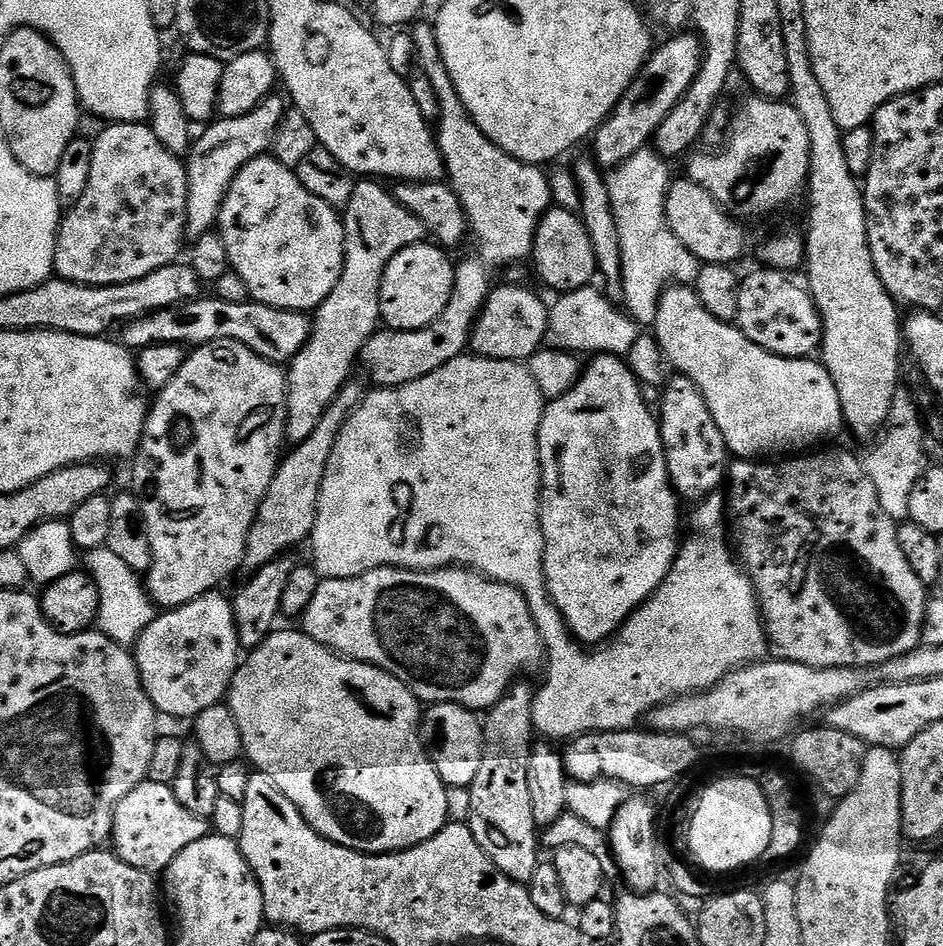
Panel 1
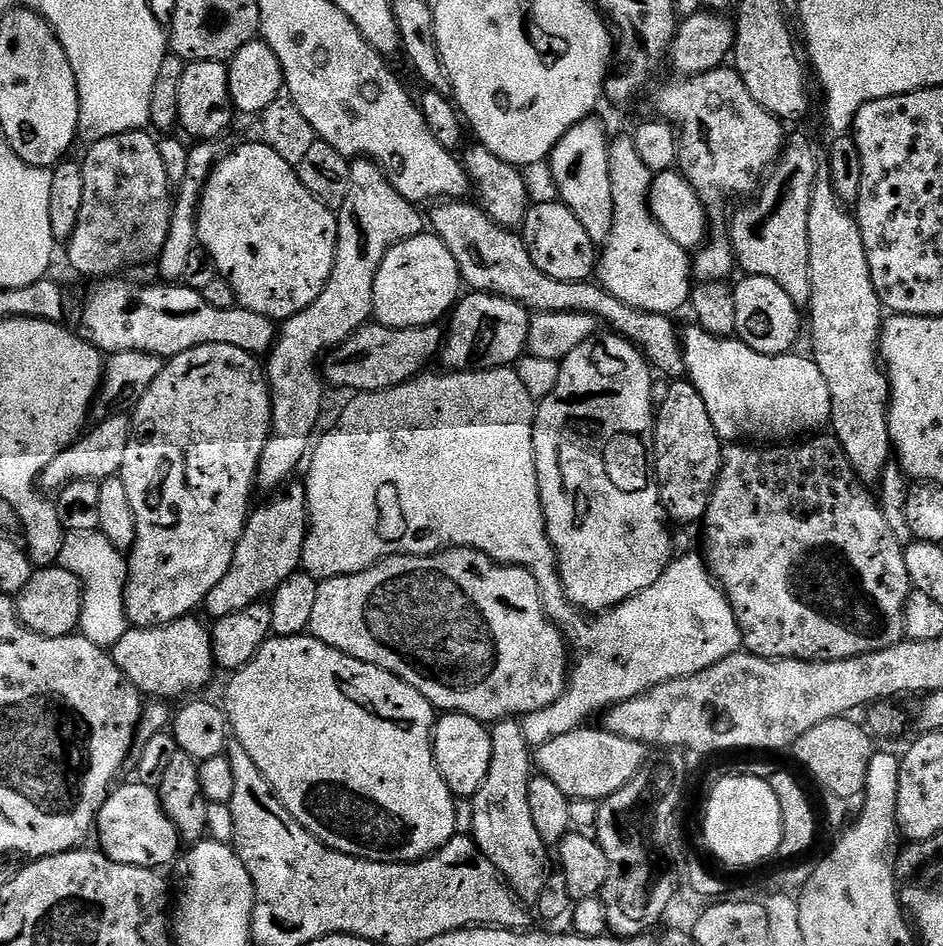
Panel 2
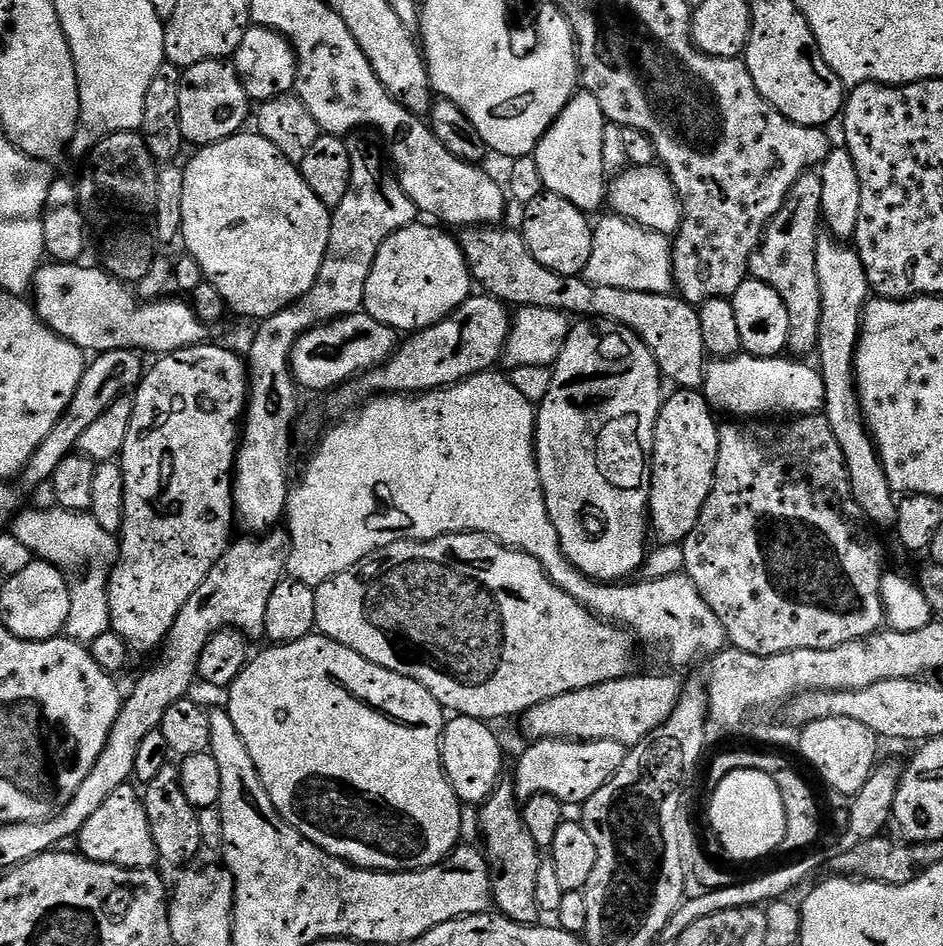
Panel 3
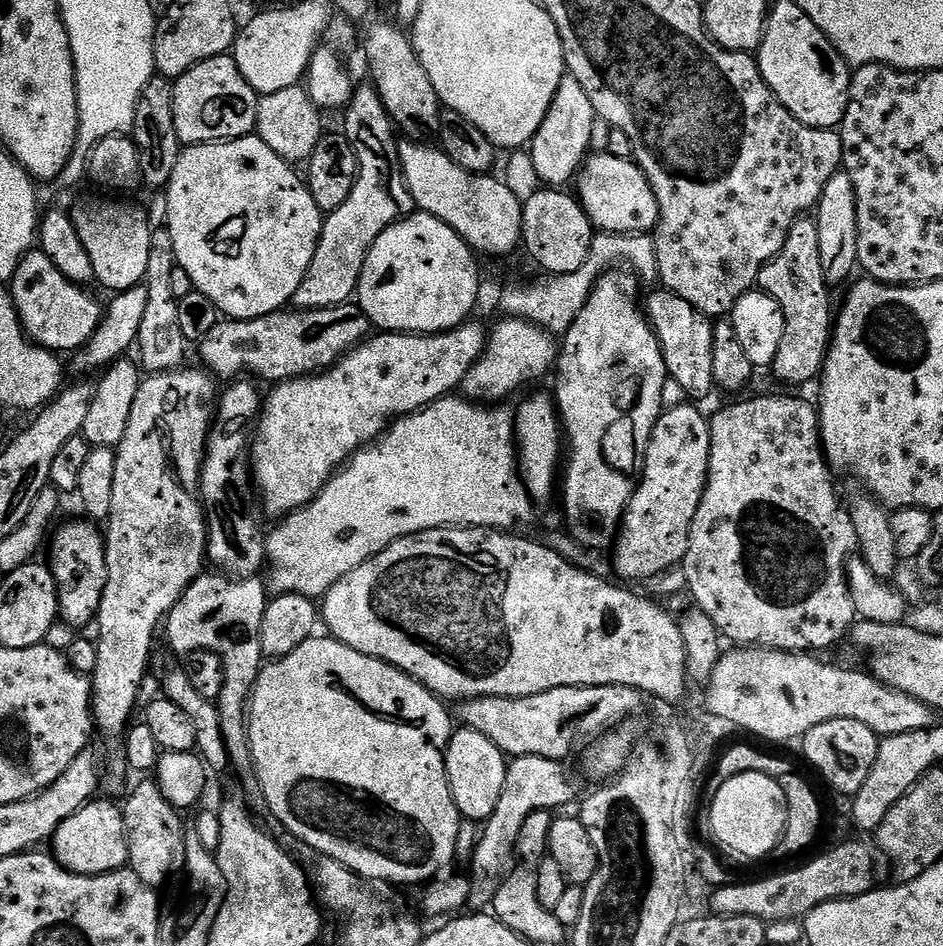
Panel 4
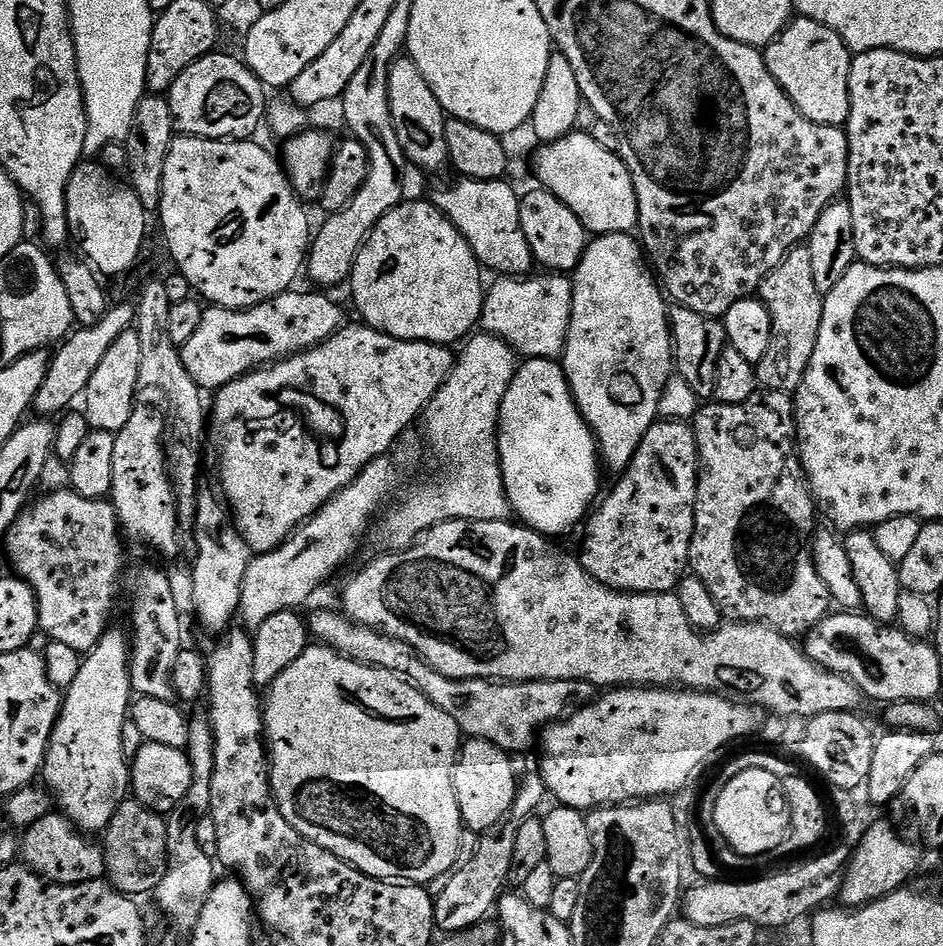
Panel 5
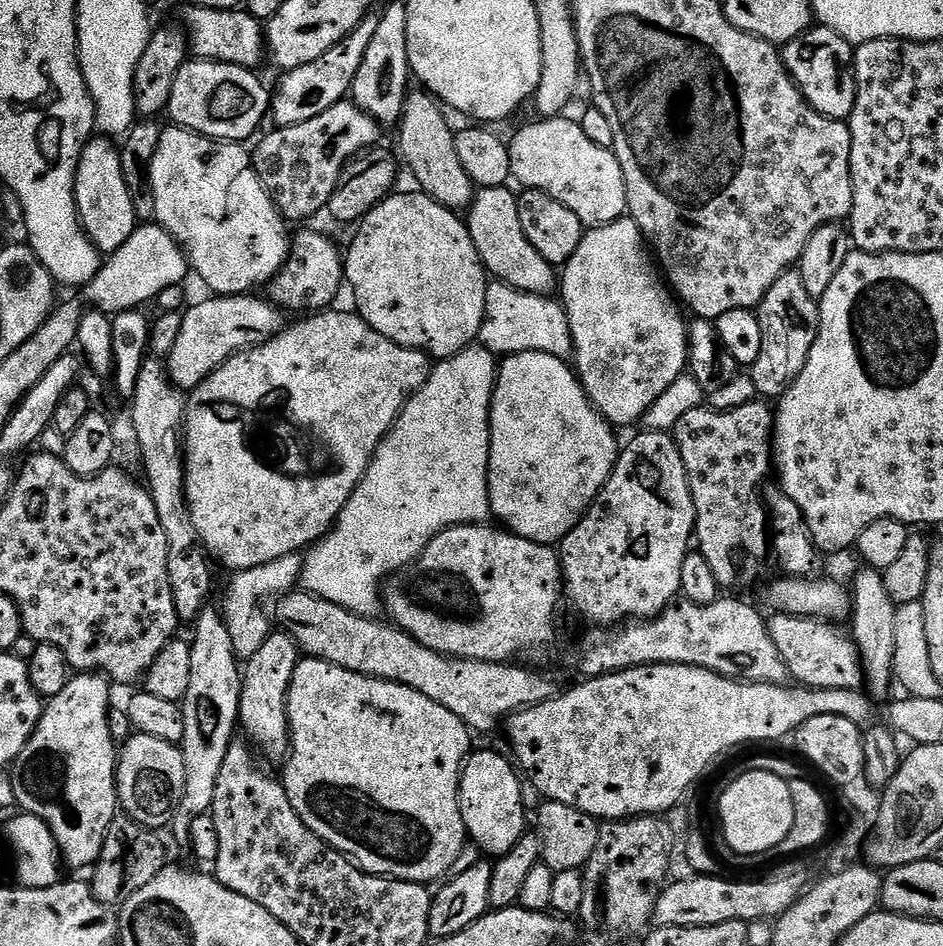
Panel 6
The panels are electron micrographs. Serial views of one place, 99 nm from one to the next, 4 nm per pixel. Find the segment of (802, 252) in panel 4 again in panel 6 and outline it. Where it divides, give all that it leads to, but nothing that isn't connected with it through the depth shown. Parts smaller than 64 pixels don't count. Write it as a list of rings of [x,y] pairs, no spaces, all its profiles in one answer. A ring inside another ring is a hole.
[[[789,270],[780,275],[774,286],[770,286],[758,315],[761,324],[766,326],[766,339],[758,362],[751,365],[750,375],[761,397],[779,398],[792,387],[810,358],[820,332],[820,306],[817,297],[806,290],[806,282],[802,282],[799,271]]]

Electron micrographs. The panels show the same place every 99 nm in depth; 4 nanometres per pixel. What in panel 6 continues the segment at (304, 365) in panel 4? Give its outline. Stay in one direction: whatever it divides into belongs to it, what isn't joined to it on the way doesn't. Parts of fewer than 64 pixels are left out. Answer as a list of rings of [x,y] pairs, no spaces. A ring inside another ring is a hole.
[[[260,294],[213,295],[208,298],[212,300],[204,300],[183,313],[184,321],[178,333],[178,342],[174,342],[174,350],[166,357],[167,375],[177,388],[191,390],[198,387],[211,372],[221,368],[237,352],[256,348],[284,331],[285,313],[263,295],[256,295]]]

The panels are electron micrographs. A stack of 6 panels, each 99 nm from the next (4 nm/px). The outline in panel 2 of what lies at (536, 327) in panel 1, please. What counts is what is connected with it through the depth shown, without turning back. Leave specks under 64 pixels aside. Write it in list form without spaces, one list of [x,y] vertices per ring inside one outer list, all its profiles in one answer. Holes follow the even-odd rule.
[[[469,291],[452,309],[447,321],[442,345],[443,367],[453,372],[507,369],[528,352],[531,329],[532,316],[518,302],[490,293]]]

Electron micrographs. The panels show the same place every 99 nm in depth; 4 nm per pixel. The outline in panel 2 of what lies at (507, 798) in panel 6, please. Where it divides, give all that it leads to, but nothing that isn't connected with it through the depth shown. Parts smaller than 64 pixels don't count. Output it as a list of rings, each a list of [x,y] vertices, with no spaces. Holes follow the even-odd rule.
[[[446,712],[437,719],[432,734],[432,753],[446,786],[457,798],[471,798],[486,782],[492,757],[492,733],[489,725],[461,712]]]

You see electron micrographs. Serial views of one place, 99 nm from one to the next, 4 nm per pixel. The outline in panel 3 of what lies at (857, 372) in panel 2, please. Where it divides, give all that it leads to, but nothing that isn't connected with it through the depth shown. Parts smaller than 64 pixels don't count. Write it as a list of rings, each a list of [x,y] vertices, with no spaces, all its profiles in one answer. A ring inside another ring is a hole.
[[[828,234],[817,239],[816,265],[818,286],[822,290],[822,322],[818,326],[815,350],[815,355],[820,356],[818,371],[824,383],[822,415],[830,422],[830,430],[834,430],[838,446],[842,446],[842,458],[846,458],[846,470],[850,474],[850,490],[867,523],[891,529],[898,514],[898,496],[886,478],[880,451],[872,441],[864,416],[860,413],[860,395],[856,393],[856,343],[860,340],[864,305],[870,299],[868,275],[855,247]]]

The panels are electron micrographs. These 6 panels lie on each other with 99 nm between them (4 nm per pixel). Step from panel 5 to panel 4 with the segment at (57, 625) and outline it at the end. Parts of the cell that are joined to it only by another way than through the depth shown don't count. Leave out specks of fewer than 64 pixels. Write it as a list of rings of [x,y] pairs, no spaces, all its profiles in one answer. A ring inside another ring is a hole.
[[[79,518],[73,524],[64,524],[55,529],[52,540],[52,581],[56,583],[56,593],[60,603],[59,619],[73,628],[83,629],[83,624],[91,625],[102,602],[102,594],[108,577],[108,550],[105,537],[95,523]]]

